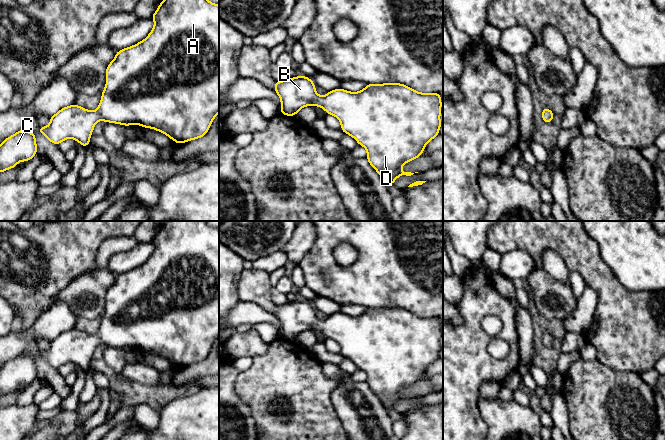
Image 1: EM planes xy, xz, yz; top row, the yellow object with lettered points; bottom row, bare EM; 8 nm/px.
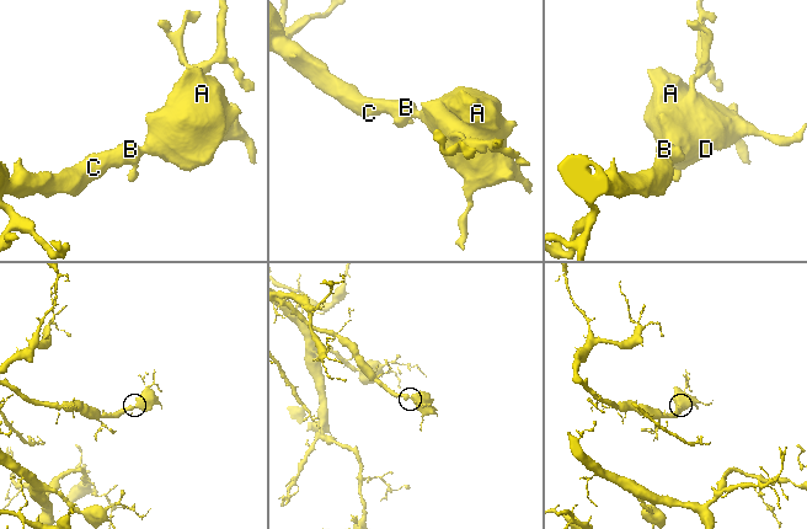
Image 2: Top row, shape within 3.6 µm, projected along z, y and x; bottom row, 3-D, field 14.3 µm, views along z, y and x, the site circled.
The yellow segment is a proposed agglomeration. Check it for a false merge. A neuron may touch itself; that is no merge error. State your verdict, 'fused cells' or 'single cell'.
single cell

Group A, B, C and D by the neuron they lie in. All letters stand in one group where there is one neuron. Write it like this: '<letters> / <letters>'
A B C D

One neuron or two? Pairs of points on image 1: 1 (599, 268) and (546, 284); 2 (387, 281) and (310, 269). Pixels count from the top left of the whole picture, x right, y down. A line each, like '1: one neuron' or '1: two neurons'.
1: two neurons
2: one neuron

